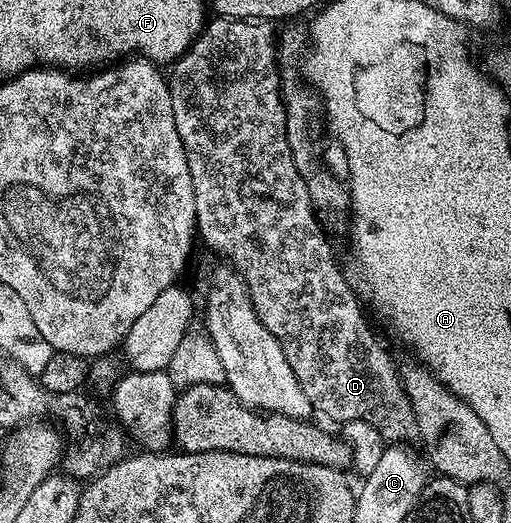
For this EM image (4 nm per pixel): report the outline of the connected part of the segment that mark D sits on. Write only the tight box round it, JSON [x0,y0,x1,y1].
[167,17,417,445]

